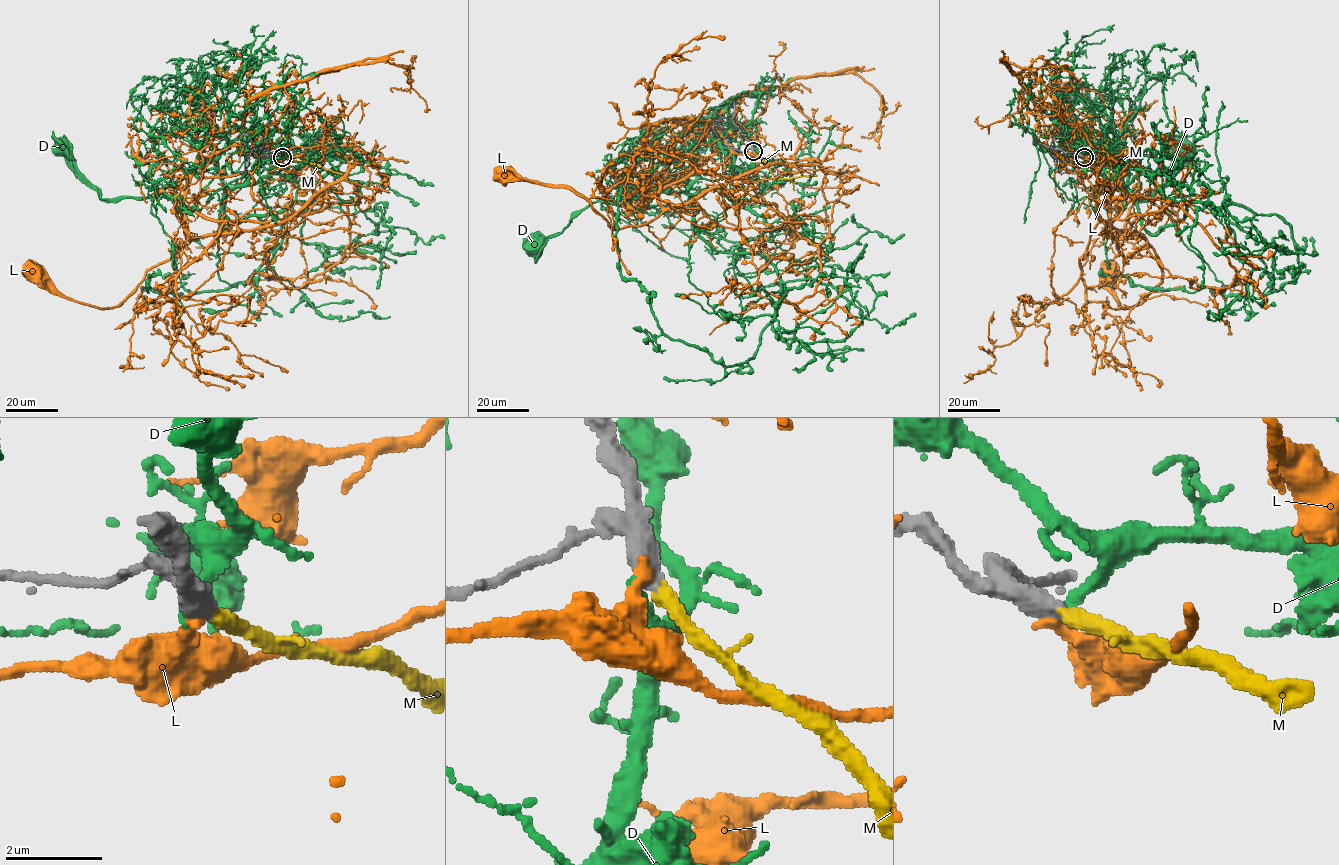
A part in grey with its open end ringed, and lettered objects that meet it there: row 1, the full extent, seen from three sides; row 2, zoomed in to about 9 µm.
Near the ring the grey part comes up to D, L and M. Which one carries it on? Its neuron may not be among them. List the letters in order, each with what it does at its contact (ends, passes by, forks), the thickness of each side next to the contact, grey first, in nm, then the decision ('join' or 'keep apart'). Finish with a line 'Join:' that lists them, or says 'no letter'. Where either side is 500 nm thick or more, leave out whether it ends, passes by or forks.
D: 500/300 nm | keep apart
L: 500/300 nm | keep apart
M: 500/280 nm | join
Join: M

